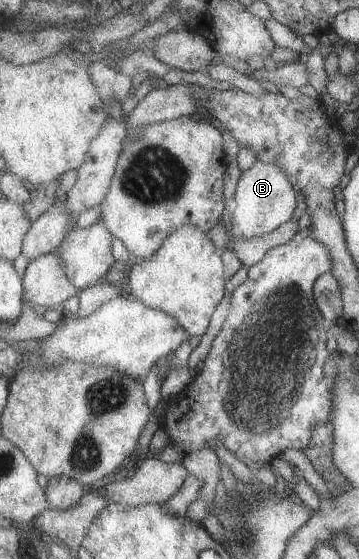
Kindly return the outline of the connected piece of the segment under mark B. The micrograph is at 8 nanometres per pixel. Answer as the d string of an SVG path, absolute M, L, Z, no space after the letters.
M257 160L257 163L250 170L242 173L241 179L237 186L234 204L231 206L233 211L232 217L232 237L251 239L252 237L262 236L277 229L283 223L288 222L295 209L297 209L298 191L294 188L289 176L278 165L268 164L264 161Z

